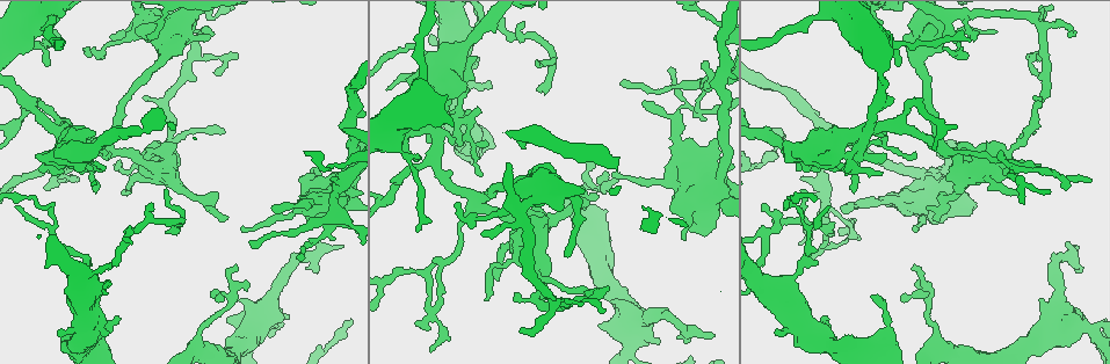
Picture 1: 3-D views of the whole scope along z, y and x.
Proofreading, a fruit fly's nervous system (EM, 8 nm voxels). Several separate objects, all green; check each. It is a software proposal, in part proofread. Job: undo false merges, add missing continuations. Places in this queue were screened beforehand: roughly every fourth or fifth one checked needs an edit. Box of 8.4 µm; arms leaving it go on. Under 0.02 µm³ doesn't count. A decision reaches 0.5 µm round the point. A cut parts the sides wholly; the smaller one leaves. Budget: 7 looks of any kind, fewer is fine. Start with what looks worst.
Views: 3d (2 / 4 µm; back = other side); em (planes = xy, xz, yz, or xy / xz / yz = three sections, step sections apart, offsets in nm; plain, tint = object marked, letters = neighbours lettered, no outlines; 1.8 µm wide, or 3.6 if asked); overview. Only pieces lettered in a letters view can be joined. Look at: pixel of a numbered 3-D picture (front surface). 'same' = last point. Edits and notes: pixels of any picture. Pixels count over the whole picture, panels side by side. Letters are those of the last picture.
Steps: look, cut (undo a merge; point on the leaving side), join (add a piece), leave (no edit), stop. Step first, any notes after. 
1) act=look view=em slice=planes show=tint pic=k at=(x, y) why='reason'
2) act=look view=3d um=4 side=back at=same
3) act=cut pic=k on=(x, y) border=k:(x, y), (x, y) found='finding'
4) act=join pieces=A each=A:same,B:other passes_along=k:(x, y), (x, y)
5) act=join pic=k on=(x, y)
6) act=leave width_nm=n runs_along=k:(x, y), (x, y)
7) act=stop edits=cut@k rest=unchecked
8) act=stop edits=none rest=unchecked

act=look view=3d um=4 pic=1 at=(870, 129) why='looks like a crossing'

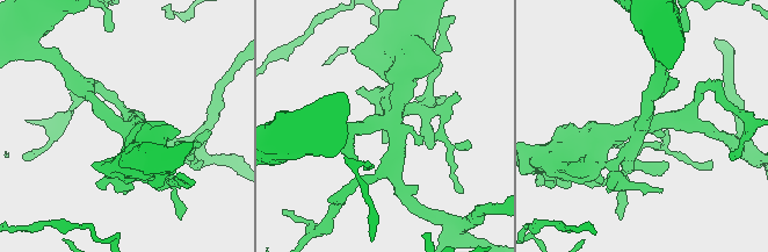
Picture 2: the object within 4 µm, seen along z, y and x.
act=look view=em slice=xy step=8 show=tint pic=2 at=(391, 121) why='need the tissue'

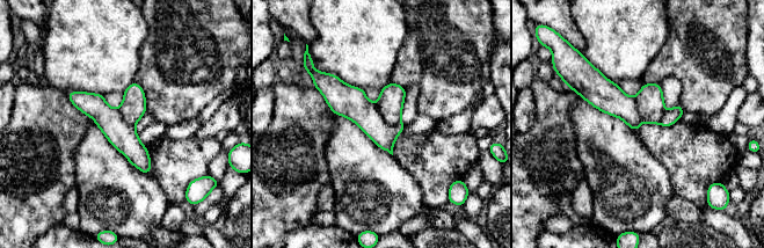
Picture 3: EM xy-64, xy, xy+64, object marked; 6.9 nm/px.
act=look view=em slice=planes show=letters at=same why='another direction'

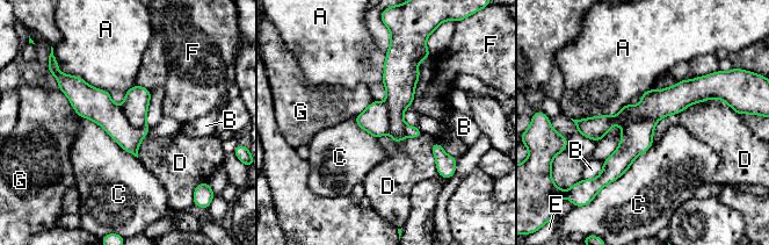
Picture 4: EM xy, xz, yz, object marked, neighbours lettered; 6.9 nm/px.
act=cut pic=4 on=(655, 105) each=A:other,B:other,C:other,D:other,E:other,F:other,G:other part_leaving=4:(709, 94), (578, 122) found='a second neuron is stuck on'

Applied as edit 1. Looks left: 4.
act=look view=overview why='see it whole again'

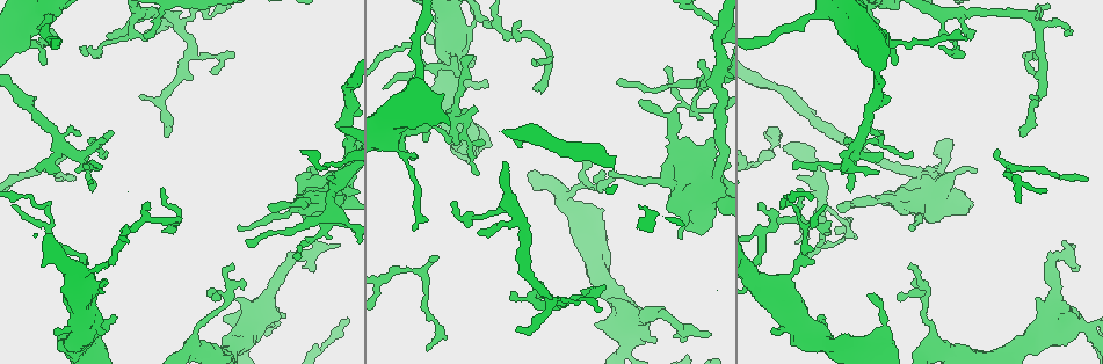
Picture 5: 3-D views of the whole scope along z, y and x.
act=look view=em slice=planes show=letters pic=5 at=(696, 80) why='three arms meet'

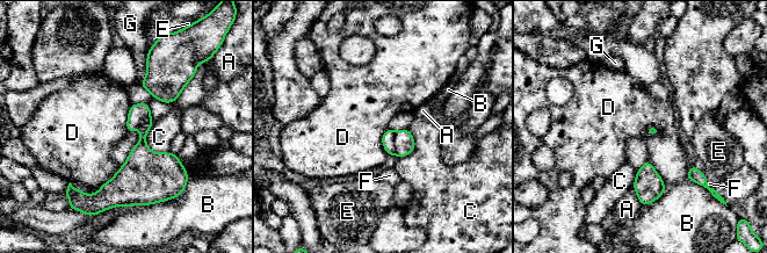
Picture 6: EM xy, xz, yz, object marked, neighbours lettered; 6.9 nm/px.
act=cut pic=6 on=(389, 135) each=A:other,B:other,C:other,D:other,E:other,F:other,G:other border=6:(396, 132), (393, 153) found='two neurons meet here'

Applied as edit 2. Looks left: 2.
act=look view=overview why='see it whole again'

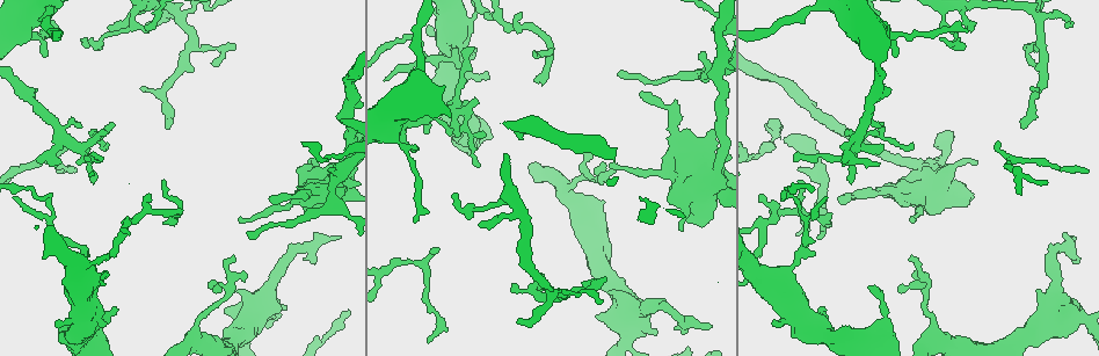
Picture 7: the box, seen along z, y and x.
act=look view=em slice=planes show=letters pic=7 at=(59, 171) why='thin end'

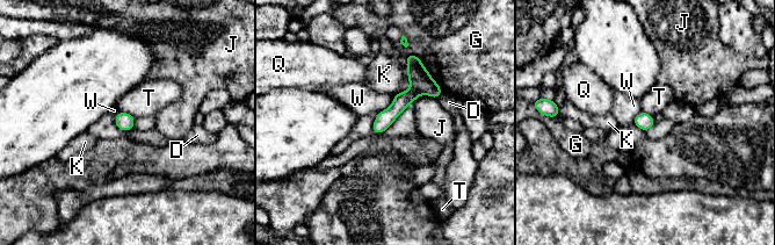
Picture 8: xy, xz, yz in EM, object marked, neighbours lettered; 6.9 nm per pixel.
act=leave width_nm=110 each=D:other,G:other,J:other,K:other,Q:other,T:other,W:other border=8:(120, 112), (125, 112), (134, 117) found='no lettered piece goes on from it'

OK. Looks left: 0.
act=stop edits=cut@4,cut@6 rest=unchecked

